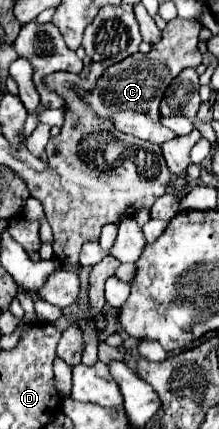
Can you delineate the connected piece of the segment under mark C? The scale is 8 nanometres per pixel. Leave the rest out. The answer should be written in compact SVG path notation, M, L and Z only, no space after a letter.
M175 17L163 29L161 41L157 45L153 45L147 55L143 55L143 53L141 53L141 57L131 55L131 57L107 67L107 71L95 83L93 91L83 91L77 87L75 89L77 95L87 101L89 109L97 117L111 119L111 123L123 133L129 133L133 137L151 141L157 145L177 137L173 131L169 131L167 127L161 125L159 105L161 105L161 99L163 99L169 83L183 69L201 65L201 51L197 49L201 29L203 29L203 25L199 21Z

